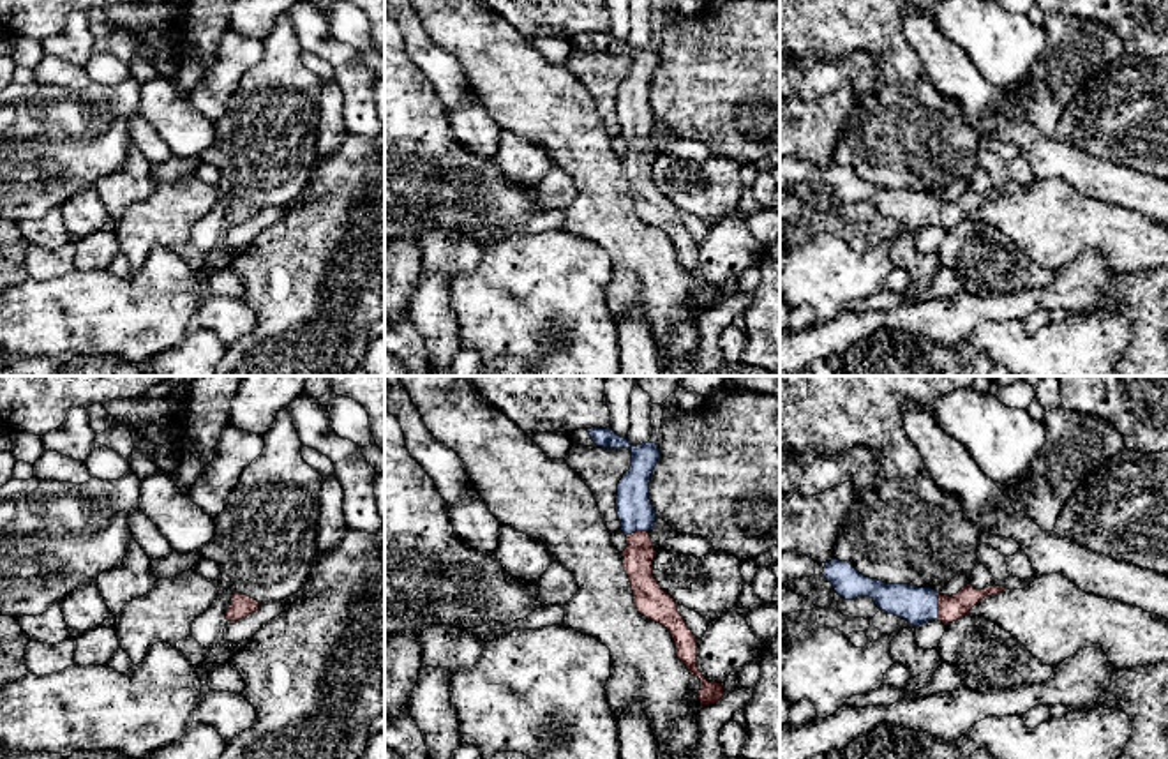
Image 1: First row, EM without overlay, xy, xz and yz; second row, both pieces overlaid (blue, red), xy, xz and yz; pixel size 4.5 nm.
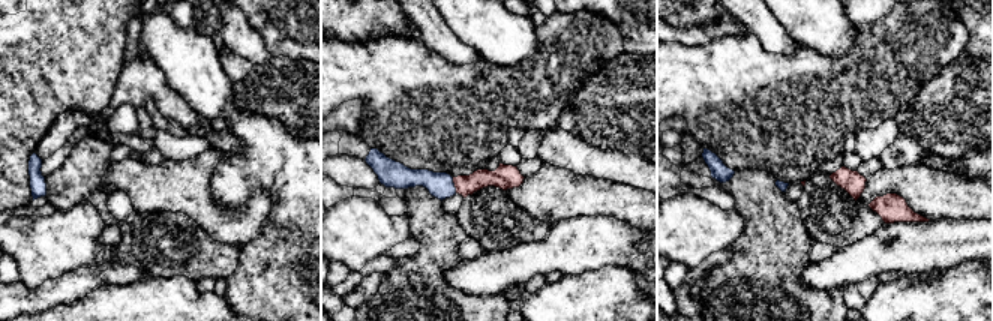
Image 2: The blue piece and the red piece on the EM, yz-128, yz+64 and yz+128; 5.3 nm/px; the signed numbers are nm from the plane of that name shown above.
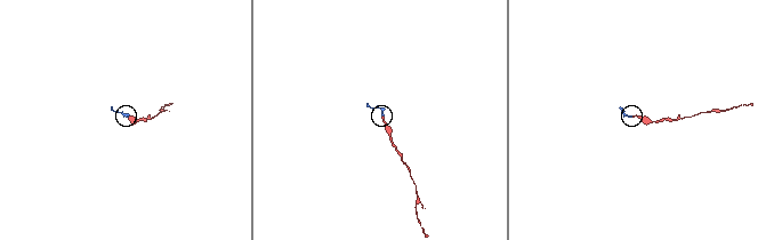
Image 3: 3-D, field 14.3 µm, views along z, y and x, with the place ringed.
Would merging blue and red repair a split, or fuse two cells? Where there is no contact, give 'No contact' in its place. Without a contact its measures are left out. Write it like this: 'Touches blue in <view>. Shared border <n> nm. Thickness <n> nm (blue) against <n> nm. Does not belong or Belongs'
Touches blue in yz. Shared border 120 nm. Thickness 160 nm (blue) against 120 nm. Belongs

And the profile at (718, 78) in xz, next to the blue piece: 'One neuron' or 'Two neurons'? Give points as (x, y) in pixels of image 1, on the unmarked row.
Two neurons

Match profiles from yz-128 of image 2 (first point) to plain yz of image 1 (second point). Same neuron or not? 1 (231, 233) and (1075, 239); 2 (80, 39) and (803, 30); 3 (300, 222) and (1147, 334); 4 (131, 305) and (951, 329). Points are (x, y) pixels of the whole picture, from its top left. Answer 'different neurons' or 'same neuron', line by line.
1: same neuron
2: same neuron
3: same neuron
4: different neurons

